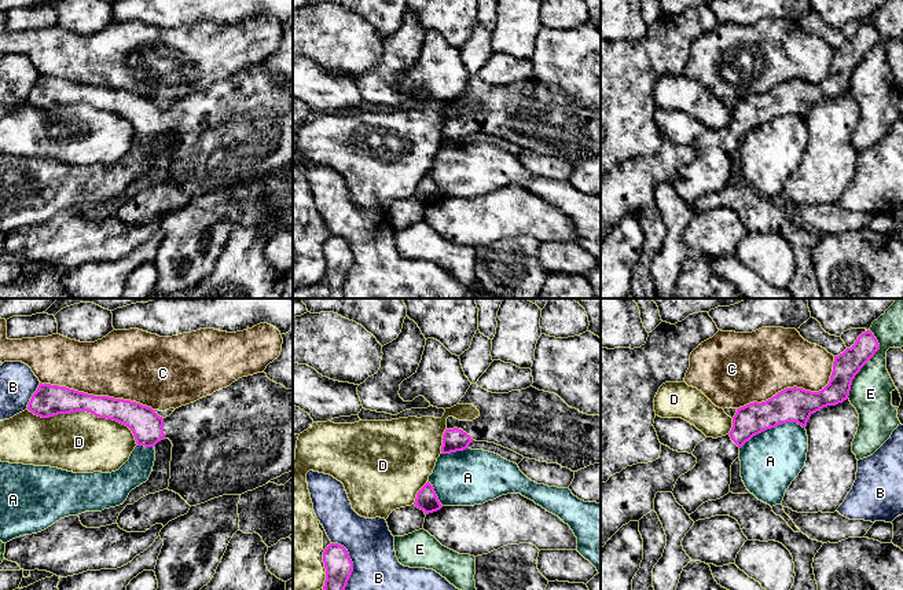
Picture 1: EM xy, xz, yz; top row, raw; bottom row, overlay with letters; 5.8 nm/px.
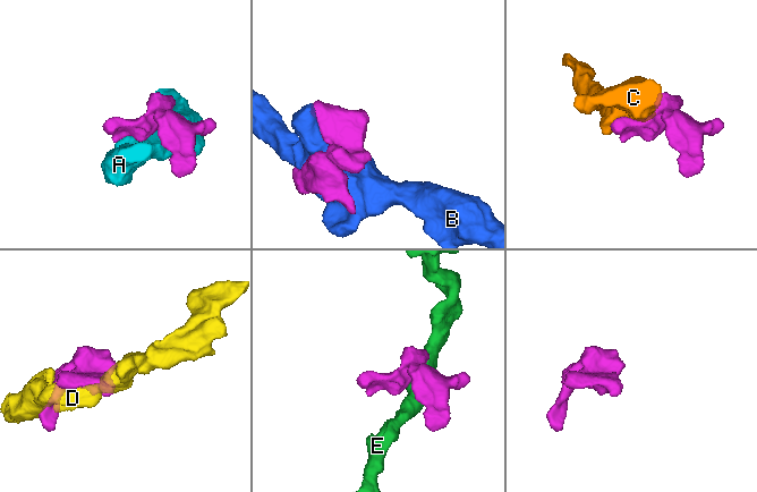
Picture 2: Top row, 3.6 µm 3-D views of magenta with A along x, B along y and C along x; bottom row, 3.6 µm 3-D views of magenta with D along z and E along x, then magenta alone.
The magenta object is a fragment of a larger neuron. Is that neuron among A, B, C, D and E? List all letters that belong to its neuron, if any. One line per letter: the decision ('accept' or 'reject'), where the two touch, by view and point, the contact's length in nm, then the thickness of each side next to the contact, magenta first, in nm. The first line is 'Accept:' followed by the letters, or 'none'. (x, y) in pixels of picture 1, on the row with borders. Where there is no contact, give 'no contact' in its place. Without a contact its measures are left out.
Accept: none
A: reject; contact yz (771, 427); length 400 nm; calibres 200 and 360 nm
B: reject; contact xz (352, 563); length 300 nm; calibres 160 and 280 nm
C: reject; contact yz (795, 387); length 650 nm; calibres 200 and 400 nm
D: reject; contact xy (87, 411); length 700 nm; calibres 190 and 360 nm
E: reject; contact yz (865, 363); length 420 nm; calibres 160 and 240 nm

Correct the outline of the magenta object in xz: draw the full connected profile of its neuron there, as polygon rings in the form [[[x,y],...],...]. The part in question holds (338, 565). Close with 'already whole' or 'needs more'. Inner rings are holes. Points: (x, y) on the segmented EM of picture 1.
[[[330,543],[323,551],[323,562],[326,568],[323,590],[345,590],[353,572],[348,550],[338,543]]] | already whole

